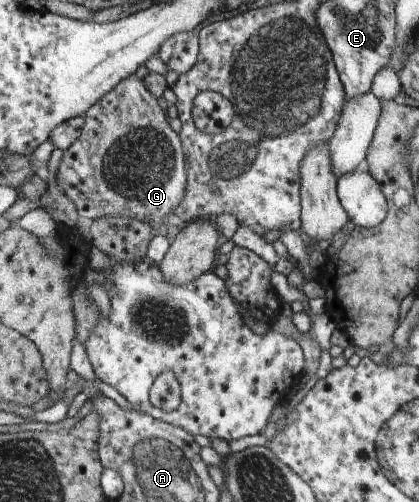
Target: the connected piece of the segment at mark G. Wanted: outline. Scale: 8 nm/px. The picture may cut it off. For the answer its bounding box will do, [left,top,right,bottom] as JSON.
[56,75,188,228]

